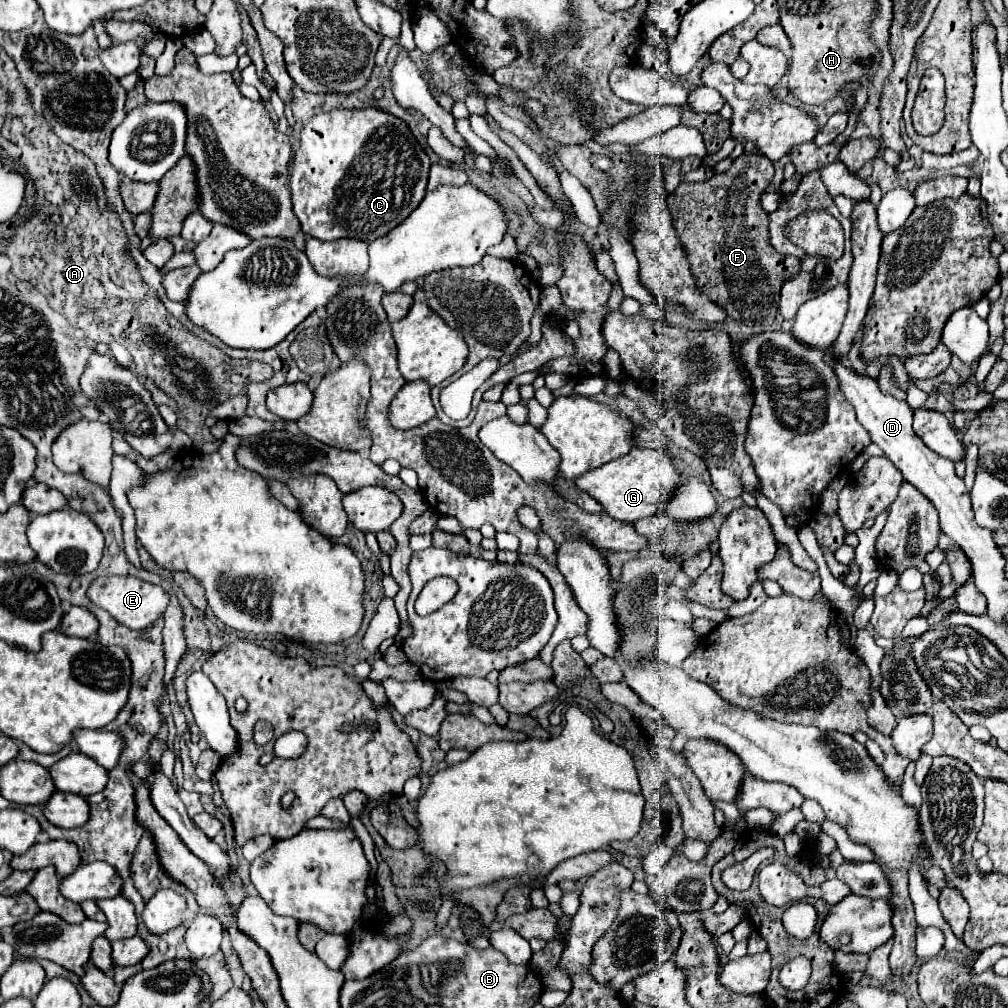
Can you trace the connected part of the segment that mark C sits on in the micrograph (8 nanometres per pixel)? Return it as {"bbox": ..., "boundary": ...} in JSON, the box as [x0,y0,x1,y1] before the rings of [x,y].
{"bbox":[289,106,429,242],"boundary":[[[375,106],[321,112],[313,116],[303,128],[299,150],[291,162],[289,188],[293,212],[307,236],[319,240],[357,238],[373,242],[401,224],[411,214],[411,210],[419,206],[425,196],[429,166],[429,156],[401,118]]]}

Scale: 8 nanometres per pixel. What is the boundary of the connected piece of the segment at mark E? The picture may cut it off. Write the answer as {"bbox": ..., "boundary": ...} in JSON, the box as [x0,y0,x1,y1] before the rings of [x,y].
{"bbox":[87,576,169,630],"boundary":[[[101,576],[101,578],[95,578],[87,590],[87,596],[97,606],[105,608],[117,622],[121,622],[133,630],[141,630],[141,628],[151,626],[157,618],[161,618],[161,614],[165,612],[165,608],[169,604],[169,594],[161,586],[149,584],[149,582],[135,578],[135,576]]]}

